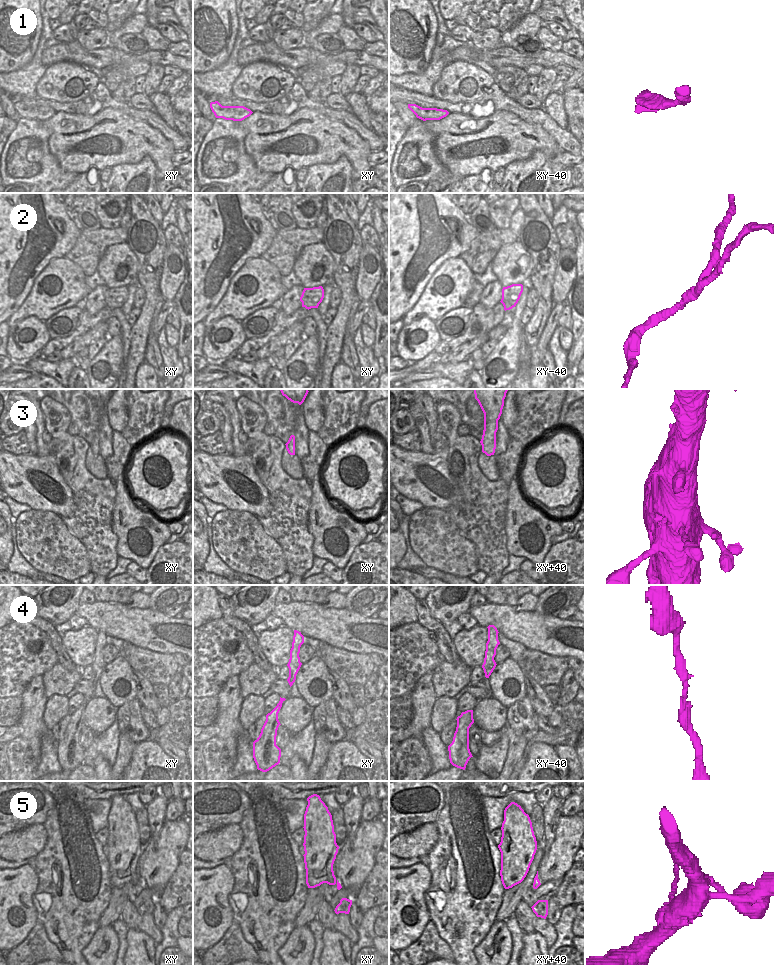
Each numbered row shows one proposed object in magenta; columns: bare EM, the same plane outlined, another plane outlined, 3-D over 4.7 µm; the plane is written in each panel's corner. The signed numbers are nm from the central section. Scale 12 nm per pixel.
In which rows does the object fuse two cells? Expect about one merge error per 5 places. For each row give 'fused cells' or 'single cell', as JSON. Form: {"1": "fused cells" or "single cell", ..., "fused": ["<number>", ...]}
{"1": "single cell", "2": "fused cells", "3": "single cell", "4": "single cell", "5": "single cell", "fused": ["2"]}

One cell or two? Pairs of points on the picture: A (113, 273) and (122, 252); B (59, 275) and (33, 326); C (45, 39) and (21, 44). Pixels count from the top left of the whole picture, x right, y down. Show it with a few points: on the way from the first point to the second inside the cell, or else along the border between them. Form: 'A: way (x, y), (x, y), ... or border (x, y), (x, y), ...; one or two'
A: way (116, 268), (119, 257); one
B: border (43, 321), (34, 316), (29, 316), (15, 326); two
C: border (40, 16), (41, 36), (37, 49), (29, 61); two

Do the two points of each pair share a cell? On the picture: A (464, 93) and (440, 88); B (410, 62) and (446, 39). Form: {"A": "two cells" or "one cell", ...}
{"A": "one cell", "B": "two cells"}

